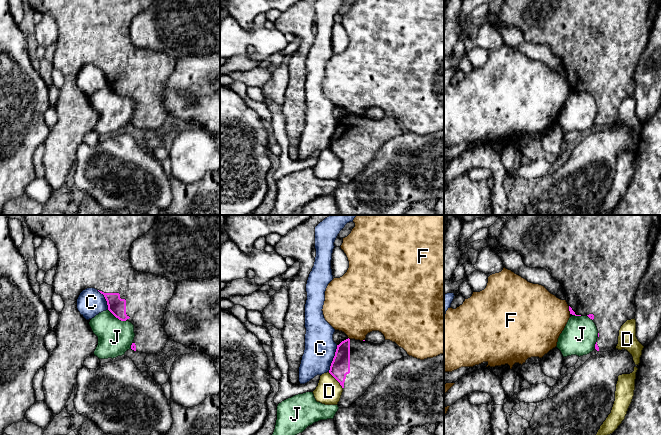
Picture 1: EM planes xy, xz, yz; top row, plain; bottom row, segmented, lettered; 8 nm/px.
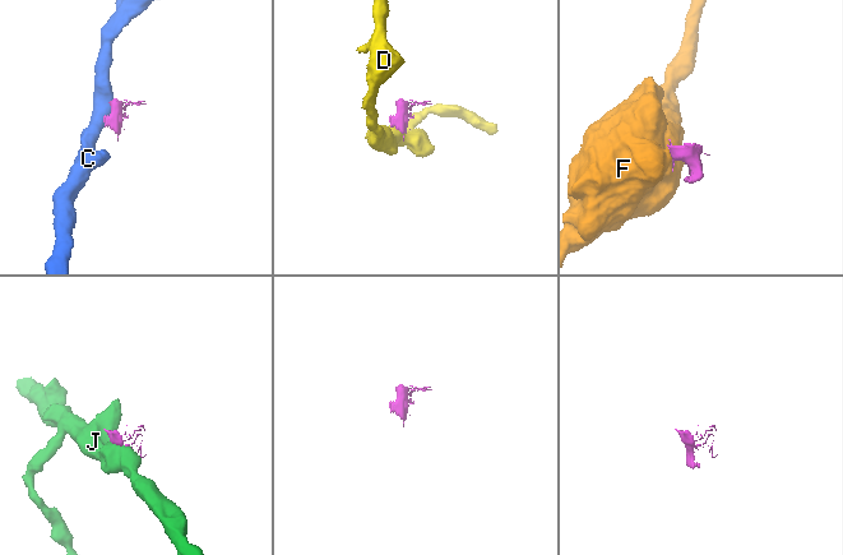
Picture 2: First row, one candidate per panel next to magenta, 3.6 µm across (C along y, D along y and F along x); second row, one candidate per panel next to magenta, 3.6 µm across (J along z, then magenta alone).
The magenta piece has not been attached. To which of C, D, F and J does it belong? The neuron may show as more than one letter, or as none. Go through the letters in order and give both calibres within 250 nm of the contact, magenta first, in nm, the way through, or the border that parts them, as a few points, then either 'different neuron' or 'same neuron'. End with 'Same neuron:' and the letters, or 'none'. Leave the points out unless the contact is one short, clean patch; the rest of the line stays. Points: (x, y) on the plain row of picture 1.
C: calibres 160 and 240 nm; border xz (337, 121), (328, 147); different neuron
D: calibres 160 and 200 nm; different neuron
F: calibres 40 and 420 nm; different neuron
J: calibres 140 and 280 nm; different neuron
Same neuron: none

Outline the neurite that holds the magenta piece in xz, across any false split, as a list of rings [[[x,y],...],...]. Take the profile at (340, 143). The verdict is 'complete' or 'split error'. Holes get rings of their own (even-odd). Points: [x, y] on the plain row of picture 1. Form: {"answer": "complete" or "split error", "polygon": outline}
{"answer": "split error", "polygon": [[[349,114],[342,117],[329,146],[343,164],[338,183],[351,183],[386,142],[401,134],[400,123],[390,116],[381,120]]]}

